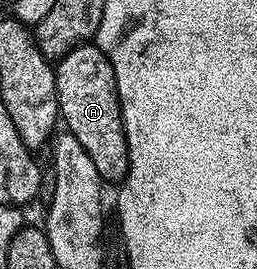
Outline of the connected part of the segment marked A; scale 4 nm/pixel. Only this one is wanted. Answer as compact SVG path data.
M95 42L75 47L55 64L56 96L60 102L60 119L67 134L78 141L94 161L94 169L101 180L123 184L128 177L128 142L124 122L120 116L120 98L116 88L114 69Z

